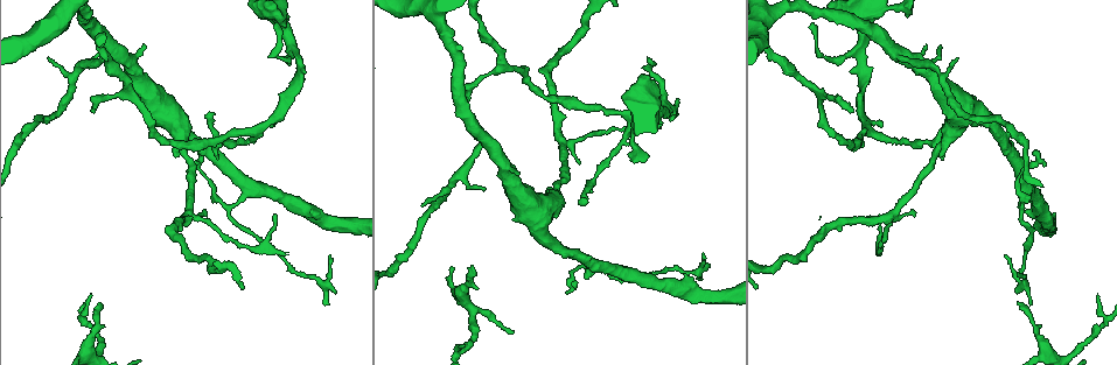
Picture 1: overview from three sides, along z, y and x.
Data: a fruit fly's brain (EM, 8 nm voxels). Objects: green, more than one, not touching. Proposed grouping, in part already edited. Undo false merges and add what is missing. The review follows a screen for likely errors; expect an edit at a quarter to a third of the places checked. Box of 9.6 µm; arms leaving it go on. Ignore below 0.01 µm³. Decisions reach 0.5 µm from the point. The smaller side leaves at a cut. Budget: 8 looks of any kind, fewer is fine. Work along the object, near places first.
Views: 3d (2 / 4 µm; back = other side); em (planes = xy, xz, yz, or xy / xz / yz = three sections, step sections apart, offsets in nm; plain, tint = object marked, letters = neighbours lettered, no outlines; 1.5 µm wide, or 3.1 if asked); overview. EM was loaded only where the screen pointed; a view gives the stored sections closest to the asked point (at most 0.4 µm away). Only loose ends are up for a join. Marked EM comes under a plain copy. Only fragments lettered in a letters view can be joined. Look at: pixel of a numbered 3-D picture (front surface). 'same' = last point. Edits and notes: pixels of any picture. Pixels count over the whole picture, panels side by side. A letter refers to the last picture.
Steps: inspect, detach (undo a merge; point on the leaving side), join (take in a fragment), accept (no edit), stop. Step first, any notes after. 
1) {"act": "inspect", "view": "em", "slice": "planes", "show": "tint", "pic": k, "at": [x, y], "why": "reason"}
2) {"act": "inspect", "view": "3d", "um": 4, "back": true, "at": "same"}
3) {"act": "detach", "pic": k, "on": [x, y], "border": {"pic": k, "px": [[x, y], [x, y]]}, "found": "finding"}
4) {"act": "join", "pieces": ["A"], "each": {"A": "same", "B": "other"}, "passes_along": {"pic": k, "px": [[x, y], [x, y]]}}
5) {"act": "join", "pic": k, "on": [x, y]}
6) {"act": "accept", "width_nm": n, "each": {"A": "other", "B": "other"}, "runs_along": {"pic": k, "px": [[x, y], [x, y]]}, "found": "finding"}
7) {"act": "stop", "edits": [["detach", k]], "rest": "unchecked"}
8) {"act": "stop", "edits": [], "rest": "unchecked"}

{"act": "inspect", "view": "em", "slice": "planes", "show": "tint", "pic": 1, "at": [1033, 155]}

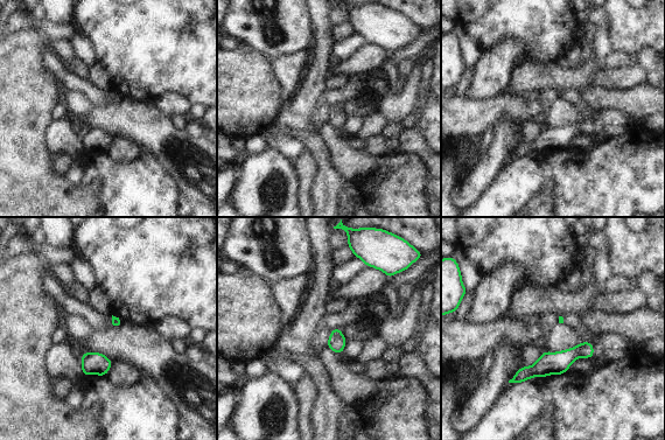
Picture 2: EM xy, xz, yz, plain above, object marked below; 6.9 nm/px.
{"act": "inspect", "view": "em", "slice": "planes", "show": "letters", "at": "same", "why": "what lies round it"}

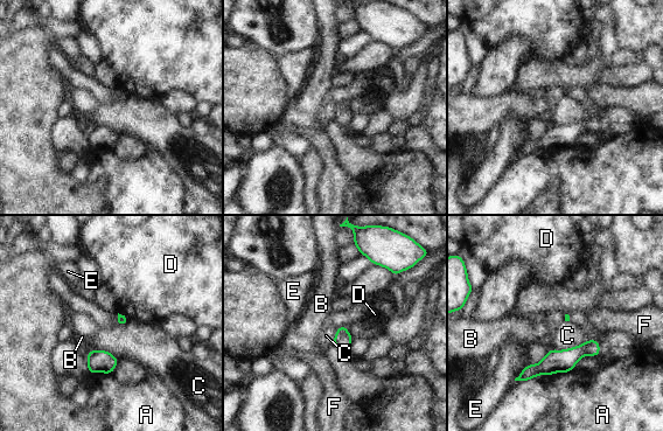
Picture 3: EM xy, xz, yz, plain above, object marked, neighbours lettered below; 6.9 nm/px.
{"act": "accept", "longest_contact_nm": ["A", 400], "each": {"A": "other", "B": "other", "C": "other", "D": "other", "E": "other", "F": "other"}, "border": {"pic": 3, "px": [[588, 339], [567, 348], [551, 349]]}, "found": "no lettered fragment goes on from it"}

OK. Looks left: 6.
{"act": "inspect", "view": "em", "slice": "xy", "step": 8, "show": "tint", "pic": 1, "at": [324, 304], "why": "an open end"}

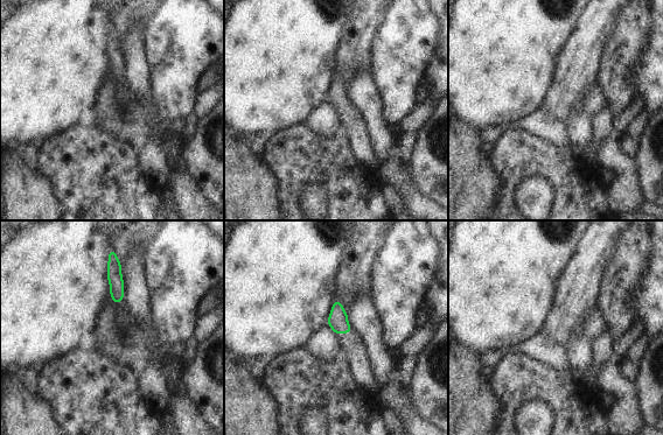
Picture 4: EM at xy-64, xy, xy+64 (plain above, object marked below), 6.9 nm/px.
{"act": "inspect", "view": "em", "slice": "xz", "step": 8, "show": "letters", "at": "same", "why": "cut it another way"}

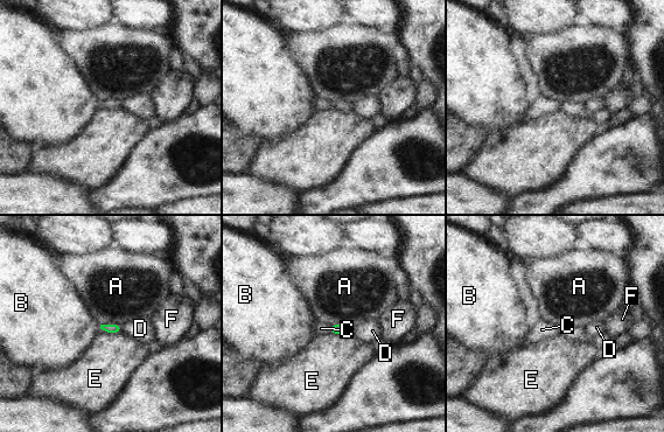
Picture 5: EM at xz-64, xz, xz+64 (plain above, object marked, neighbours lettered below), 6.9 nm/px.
{"act": "accept", "each": {"A": "other", "B": "other", "C": "other", "D": "other", "E": "other", "F": "other"}, "border": {"pic": 5, "px": [[328, 326], [330, 331]]}, "found": "none of them fits"}

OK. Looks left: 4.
{"act": "inspect", "view": "3d", "um": 4, "pic": 1, "at": [929, 143], "why": "narrows sharply"}

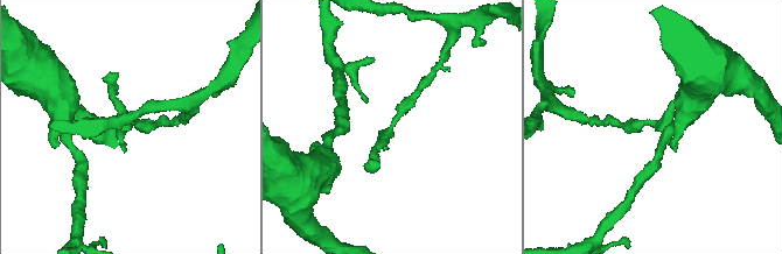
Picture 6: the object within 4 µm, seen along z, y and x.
{"act": "inspect", "view": "em", "slice": "xy", "step": 4, "show": "letters", "pic": 6, "at": [394, 125], "why": "now the EM"}

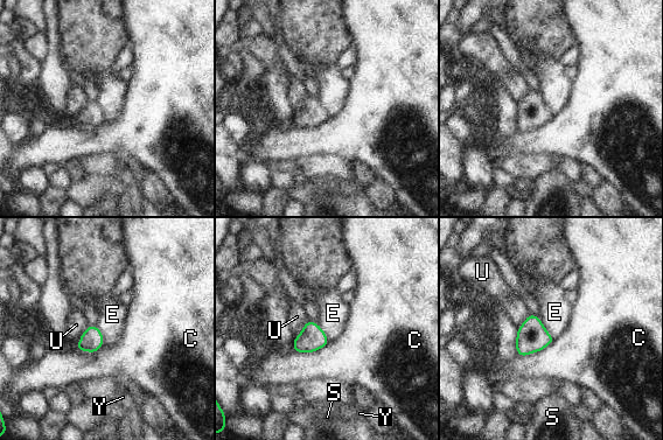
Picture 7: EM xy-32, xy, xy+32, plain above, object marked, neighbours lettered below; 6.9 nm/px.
{"act": "inspect", "view": "em", "slice": "xz", "step": 4, "show": "letters", "at": "same"}

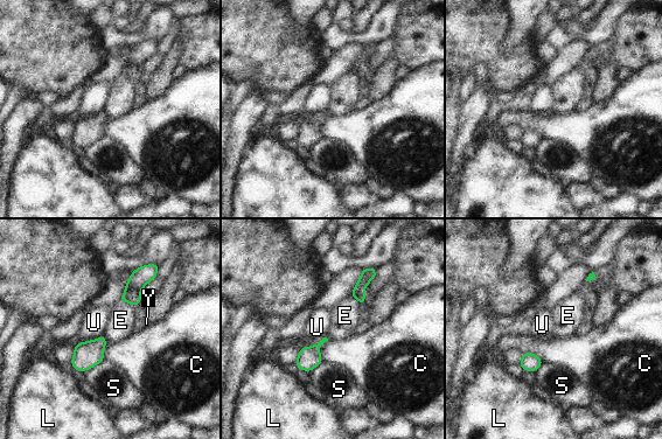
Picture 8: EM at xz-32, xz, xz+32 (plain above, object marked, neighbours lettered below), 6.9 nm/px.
{"act": "accept", "each": {"C": "other", "E": "other", "L": "other", "S": "other", "U": "other", "Y": "other"}, "border": {"pic": 8, "px": [[119, 300], [124, 300], [132, 306]]}, "found": "one cell here"}

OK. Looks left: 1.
{"act": "stop", "edits": [], "rest": "unchecked"}

